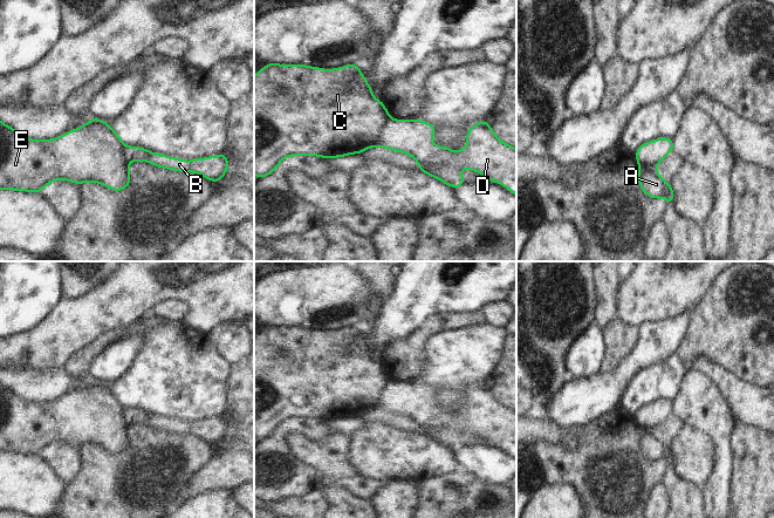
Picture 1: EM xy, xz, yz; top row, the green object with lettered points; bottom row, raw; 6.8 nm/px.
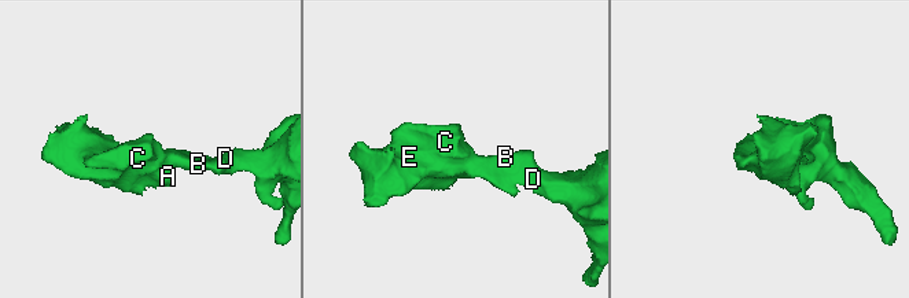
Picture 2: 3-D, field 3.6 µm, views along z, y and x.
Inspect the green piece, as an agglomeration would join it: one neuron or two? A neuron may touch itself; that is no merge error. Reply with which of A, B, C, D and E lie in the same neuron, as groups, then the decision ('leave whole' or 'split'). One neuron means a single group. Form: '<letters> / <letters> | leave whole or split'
A C E / B D | split

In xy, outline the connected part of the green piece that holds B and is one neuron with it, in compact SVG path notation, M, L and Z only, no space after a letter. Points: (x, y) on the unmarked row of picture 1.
M125 409L128 424L143 423L158 430L176 432L180 435L196 435L206 442L218 445L228 431L228 422L225 416L193 423L181 423L180 421L155 416L139 409Z

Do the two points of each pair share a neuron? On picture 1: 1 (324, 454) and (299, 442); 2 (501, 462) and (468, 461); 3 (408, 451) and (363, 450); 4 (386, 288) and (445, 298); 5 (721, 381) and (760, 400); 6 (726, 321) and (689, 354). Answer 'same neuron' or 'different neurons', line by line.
1: same neuron
2: same neuron
3: same neuron
4: different neurons
5: same neuron
6: same neuron

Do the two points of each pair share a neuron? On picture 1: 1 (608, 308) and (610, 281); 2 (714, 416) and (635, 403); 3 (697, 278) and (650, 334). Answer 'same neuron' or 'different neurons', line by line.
1: same neuron
2: different neurons
3: different neurons

